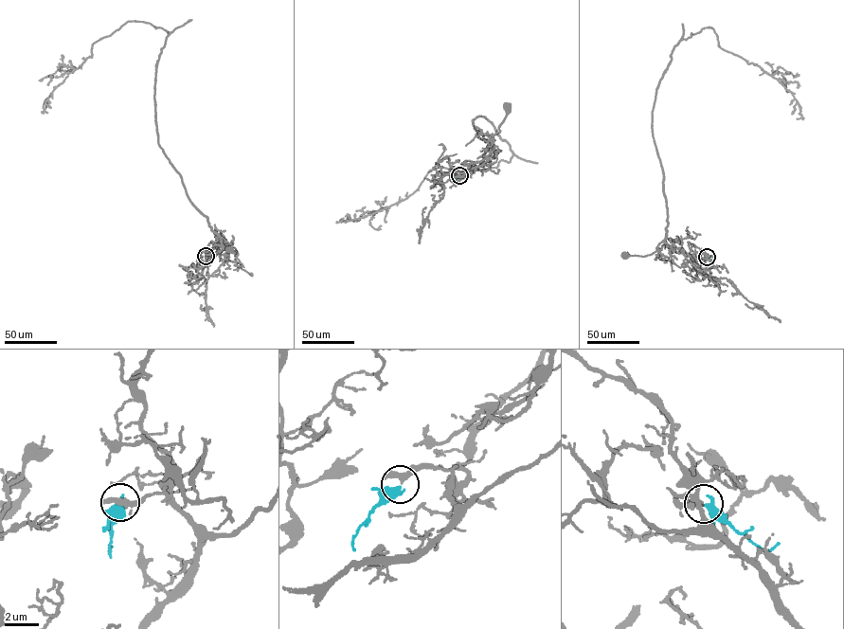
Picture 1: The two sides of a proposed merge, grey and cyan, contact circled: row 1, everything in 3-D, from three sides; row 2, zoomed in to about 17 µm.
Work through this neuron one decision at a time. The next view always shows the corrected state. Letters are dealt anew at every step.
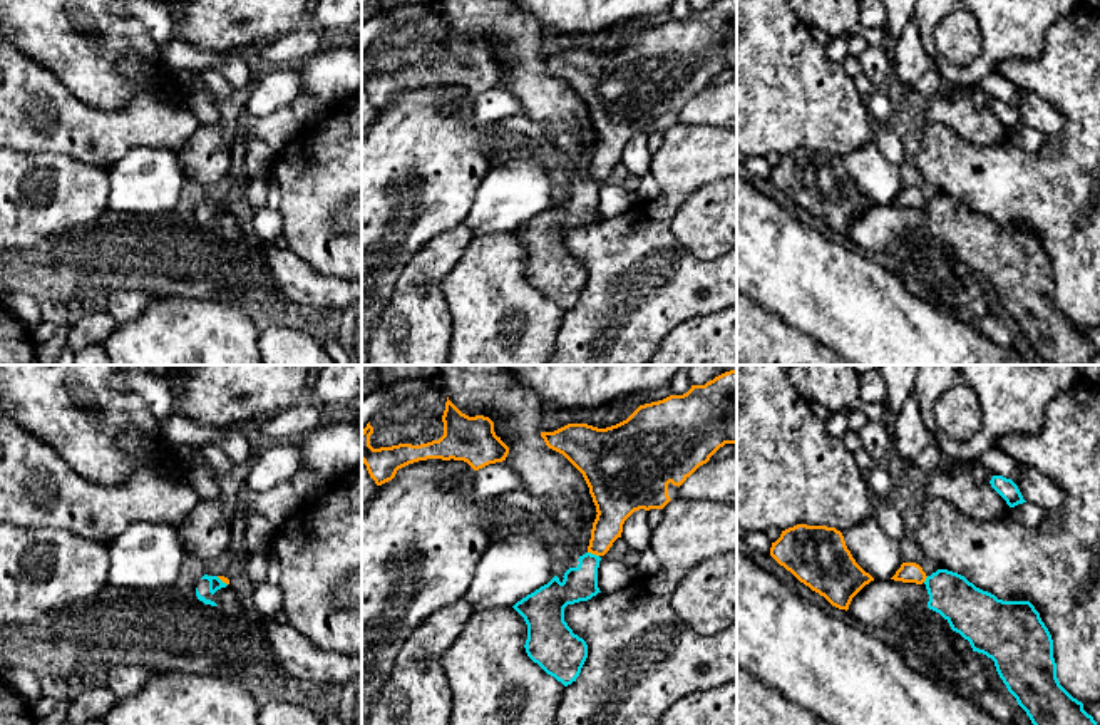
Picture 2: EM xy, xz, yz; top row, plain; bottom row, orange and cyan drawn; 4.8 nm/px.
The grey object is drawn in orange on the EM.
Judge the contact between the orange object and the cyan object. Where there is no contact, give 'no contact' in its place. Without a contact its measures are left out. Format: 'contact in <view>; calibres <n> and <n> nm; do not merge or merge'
contact in xz; calibres 170 and 160 nm; do not merge

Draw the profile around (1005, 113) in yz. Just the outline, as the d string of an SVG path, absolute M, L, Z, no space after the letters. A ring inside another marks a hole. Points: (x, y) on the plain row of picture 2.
M993 100L989 109L1006 126L1010 132L1026 127L1018 111L1011 104Z

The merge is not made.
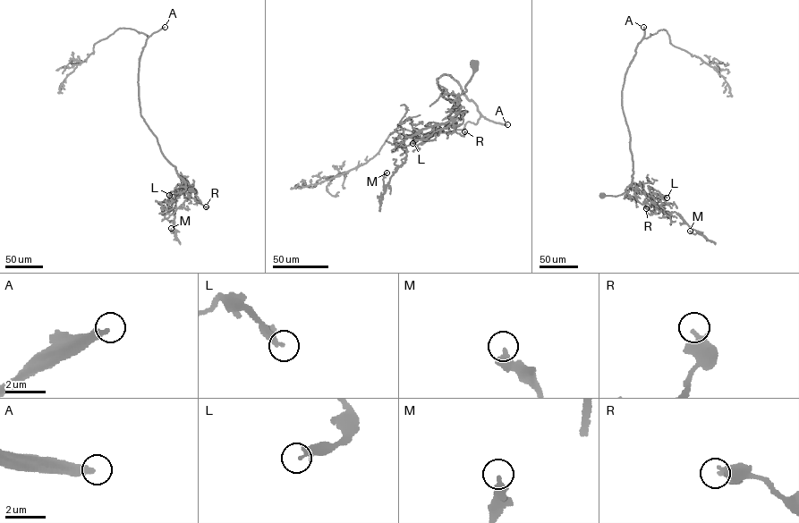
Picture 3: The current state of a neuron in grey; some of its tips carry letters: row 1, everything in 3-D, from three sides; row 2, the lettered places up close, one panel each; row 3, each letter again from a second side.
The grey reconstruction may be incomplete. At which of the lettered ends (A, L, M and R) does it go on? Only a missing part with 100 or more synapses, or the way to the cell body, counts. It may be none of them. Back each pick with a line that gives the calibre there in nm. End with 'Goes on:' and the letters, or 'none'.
A: 340 nm thick
Goes on: A

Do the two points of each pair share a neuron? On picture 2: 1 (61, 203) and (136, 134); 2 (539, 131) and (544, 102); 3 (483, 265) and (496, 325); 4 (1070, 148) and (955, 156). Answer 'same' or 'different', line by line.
1: different
2: different
3: same
4: same

